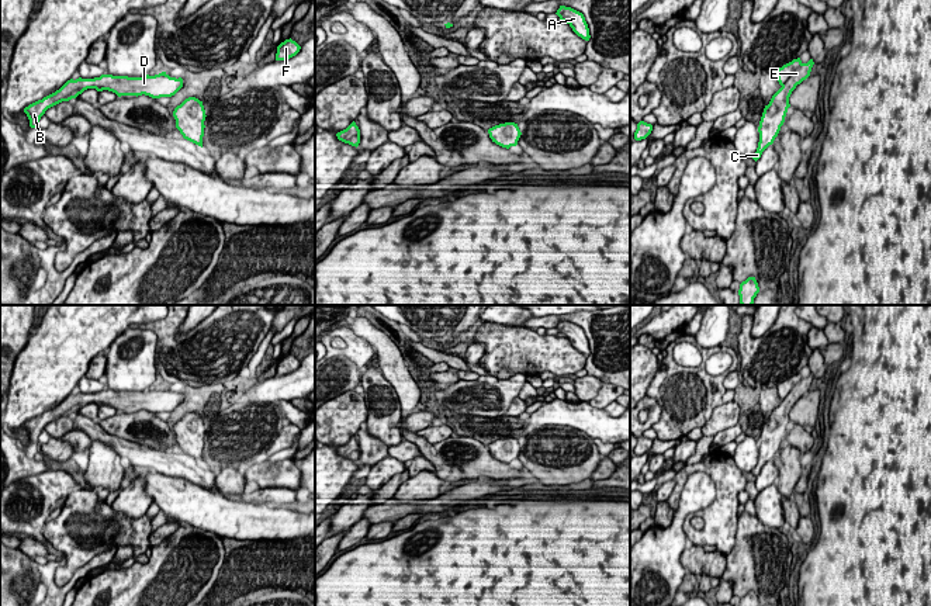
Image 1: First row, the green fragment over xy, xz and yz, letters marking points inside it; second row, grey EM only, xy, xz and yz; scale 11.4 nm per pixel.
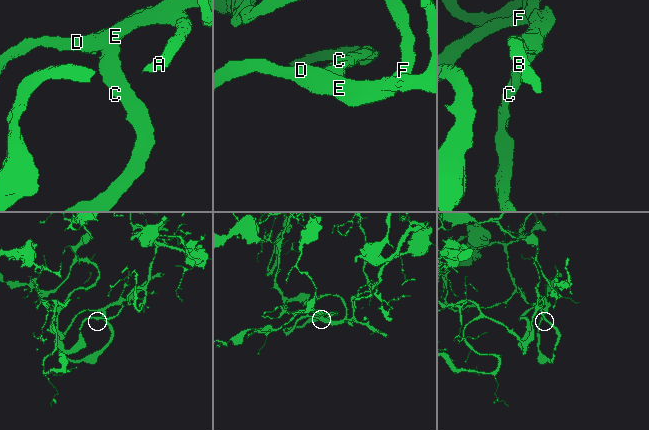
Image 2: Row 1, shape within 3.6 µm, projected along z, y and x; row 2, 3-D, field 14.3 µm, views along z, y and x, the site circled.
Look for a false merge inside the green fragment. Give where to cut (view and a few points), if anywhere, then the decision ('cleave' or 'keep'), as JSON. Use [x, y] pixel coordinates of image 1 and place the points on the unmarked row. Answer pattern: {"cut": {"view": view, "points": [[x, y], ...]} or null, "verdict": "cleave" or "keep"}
{"cut": null, "verdict": "keep"}

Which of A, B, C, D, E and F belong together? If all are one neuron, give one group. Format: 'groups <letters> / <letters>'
groups A B C D E F

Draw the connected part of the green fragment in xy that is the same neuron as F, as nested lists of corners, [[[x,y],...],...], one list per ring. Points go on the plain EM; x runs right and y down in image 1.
[[[285,354],[277,361],[276,375],[285,375],[295,371],[300,367],[301,361],[290,354]]]

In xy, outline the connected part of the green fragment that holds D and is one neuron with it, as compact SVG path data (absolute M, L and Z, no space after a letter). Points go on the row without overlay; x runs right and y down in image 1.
M166 387L155 391L128 392L101 389L94 394L70 394L55 408L38 415L24 423L31 443L38 443L38 437L45 426L62 416L76 413L87 404L97 406L108 405L121 411L149 411L152 413L172 412L183 402L183 394L170 392Z

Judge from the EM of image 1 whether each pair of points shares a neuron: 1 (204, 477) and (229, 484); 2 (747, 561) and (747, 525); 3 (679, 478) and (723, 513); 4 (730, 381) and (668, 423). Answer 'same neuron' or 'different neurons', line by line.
1: different neurons
2: same neuron
3: same neuron
4: different neurons

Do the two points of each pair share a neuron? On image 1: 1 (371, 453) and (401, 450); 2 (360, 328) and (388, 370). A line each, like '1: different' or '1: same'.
1: different
2: same

